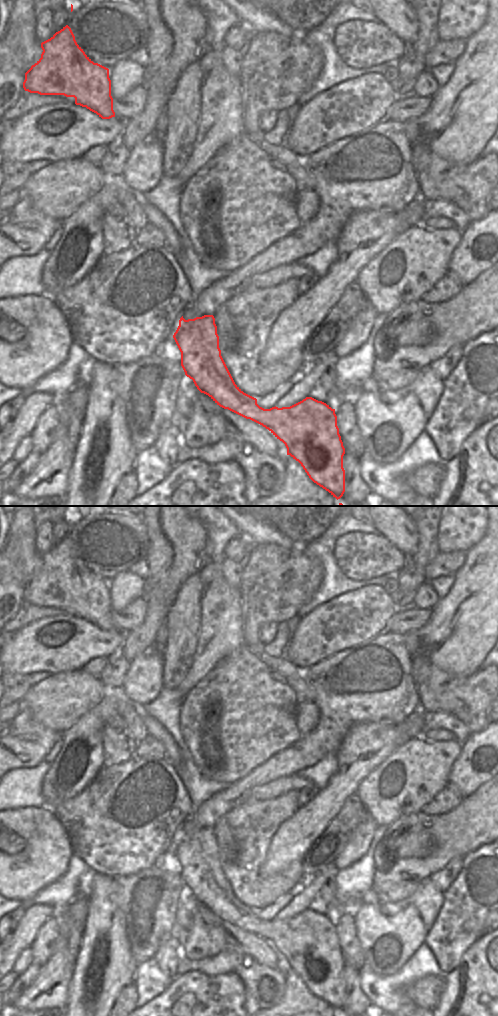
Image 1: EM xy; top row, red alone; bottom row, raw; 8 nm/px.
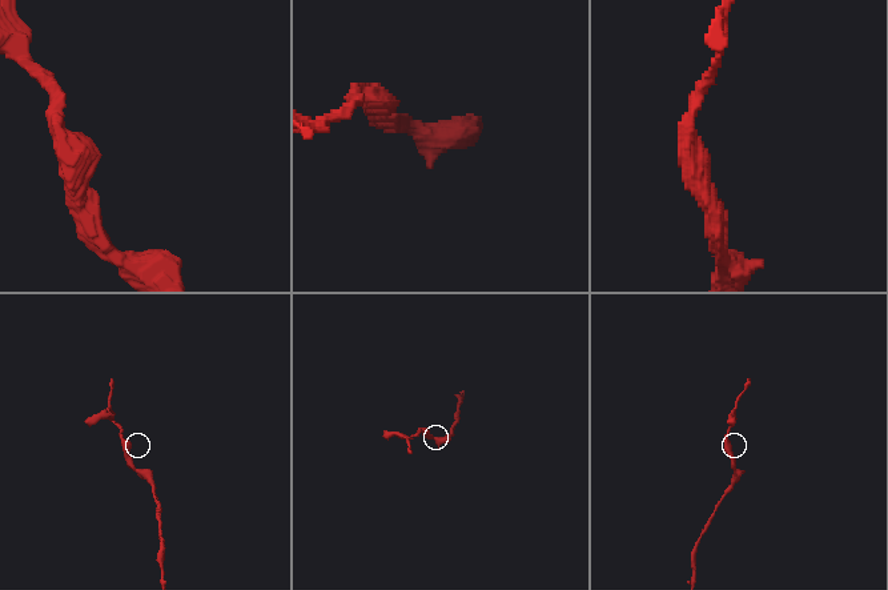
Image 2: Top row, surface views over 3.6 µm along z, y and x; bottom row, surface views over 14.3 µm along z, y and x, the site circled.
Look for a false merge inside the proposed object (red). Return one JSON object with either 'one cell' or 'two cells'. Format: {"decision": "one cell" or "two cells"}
{"decision": "one cell"}

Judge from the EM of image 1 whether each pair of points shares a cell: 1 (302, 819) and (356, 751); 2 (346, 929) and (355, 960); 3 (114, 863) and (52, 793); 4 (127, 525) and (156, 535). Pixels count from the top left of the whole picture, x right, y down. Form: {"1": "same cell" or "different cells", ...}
{"1": "same cell", "2": "same cell", "3": "different cells", "4": "different cells"}

